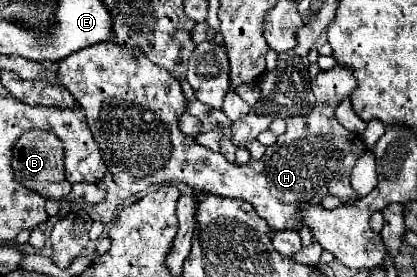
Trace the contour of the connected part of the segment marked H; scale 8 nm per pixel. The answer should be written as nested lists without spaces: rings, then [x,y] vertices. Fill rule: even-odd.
[[[106,41],[104,45],[90,45],[88,49],[80,49],[80,53],[72,53],[62,59],[56,77],[86,111],[88,125],[94,133],[100,153],[104,155],[108,171],[114,175],[114,183],[134,195],[146,191],[152,183],[184,181],[202,193],[216,193],[222,197],[244,199],[252,203],[258,215],[266,219],[274,231],[300,229],[304,225],[304,219],[298,211],[304,209],[304,205],[320,203],[326,195],[334,195],[342,203],[354,203],[356,199],[360,199],[358,193],[352,189],[348,177],[352,173],[354,163],[364,155],[366,145],[362,141],[356,141],[358,137],[344,129],[334,115],[336,105],[340,105],[340,101],[344,97],[350,97],[352,89],[356,89],[356,79],[352,75],[352,69],[348,67],[334,65],[330,71],[322,71],[320,75],[316,75],[312,79],[312,91],[316,95],[314,109],[308,115],[288,117],[286,131],[278,137],[278,141],[266,147],[262,159],[250,159],[246,165],[228,163],[222,153],[206,149],[196,139],[180,131],[178,117],[186,113],[186,99],[182,95],[180,83],[170,77],[166,69],[160,69],[152,61],[148,61],[138,49],[122,49],[114,41]]]

